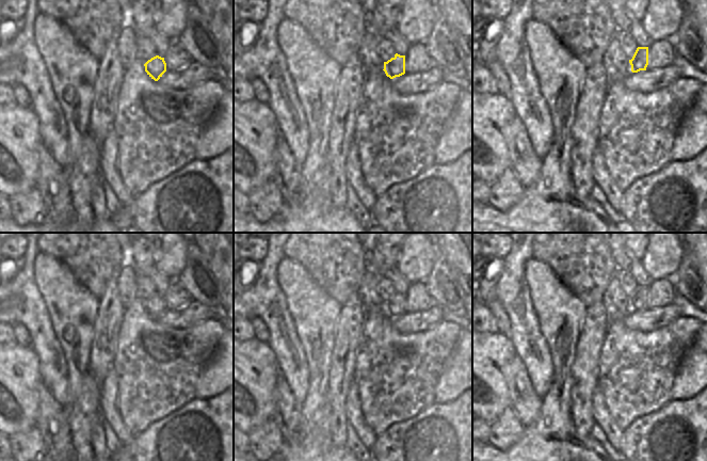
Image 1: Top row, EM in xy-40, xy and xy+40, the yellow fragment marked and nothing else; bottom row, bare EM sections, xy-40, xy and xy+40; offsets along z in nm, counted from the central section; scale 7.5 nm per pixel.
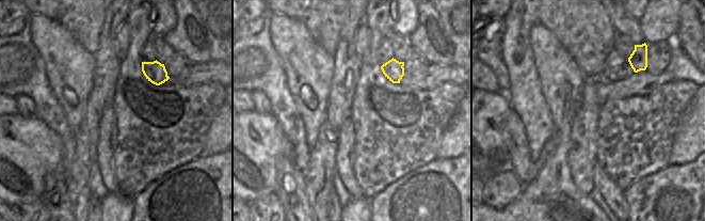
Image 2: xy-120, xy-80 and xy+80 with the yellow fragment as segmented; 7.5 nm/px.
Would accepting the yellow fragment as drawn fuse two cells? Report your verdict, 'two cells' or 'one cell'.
one cell

